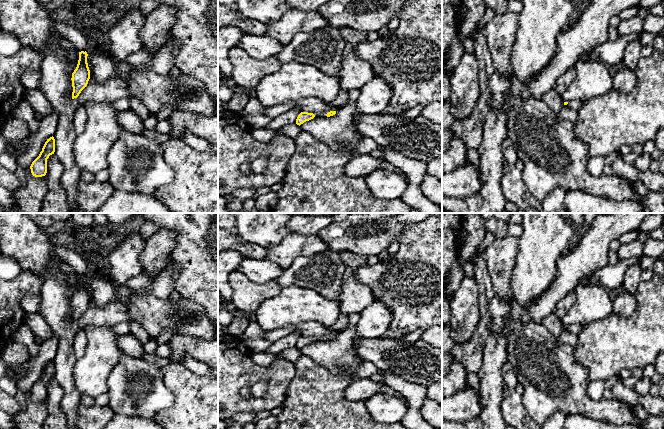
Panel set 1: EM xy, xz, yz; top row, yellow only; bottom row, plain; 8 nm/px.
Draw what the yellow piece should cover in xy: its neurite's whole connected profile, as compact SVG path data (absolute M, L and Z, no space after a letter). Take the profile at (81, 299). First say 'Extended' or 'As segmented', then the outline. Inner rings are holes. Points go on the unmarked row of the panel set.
As segmented. M79 276L79 284L76 293L72 297L72 323L77 322L81 315L87 310L90 303L90 294L87 287L87 276Z

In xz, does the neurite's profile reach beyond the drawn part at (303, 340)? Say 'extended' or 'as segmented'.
as segmented

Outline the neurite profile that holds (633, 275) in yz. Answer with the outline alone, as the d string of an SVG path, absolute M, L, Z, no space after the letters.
M640 263L632 264L626 270L622 289L630 294L636 295L638 285L642 282L642 267Z

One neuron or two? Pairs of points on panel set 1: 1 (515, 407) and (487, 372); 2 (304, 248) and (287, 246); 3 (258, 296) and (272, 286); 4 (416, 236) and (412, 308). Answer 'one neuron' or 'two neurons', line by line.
1: two neurons
2: one neuron
3: one neuron
4: one neuron

